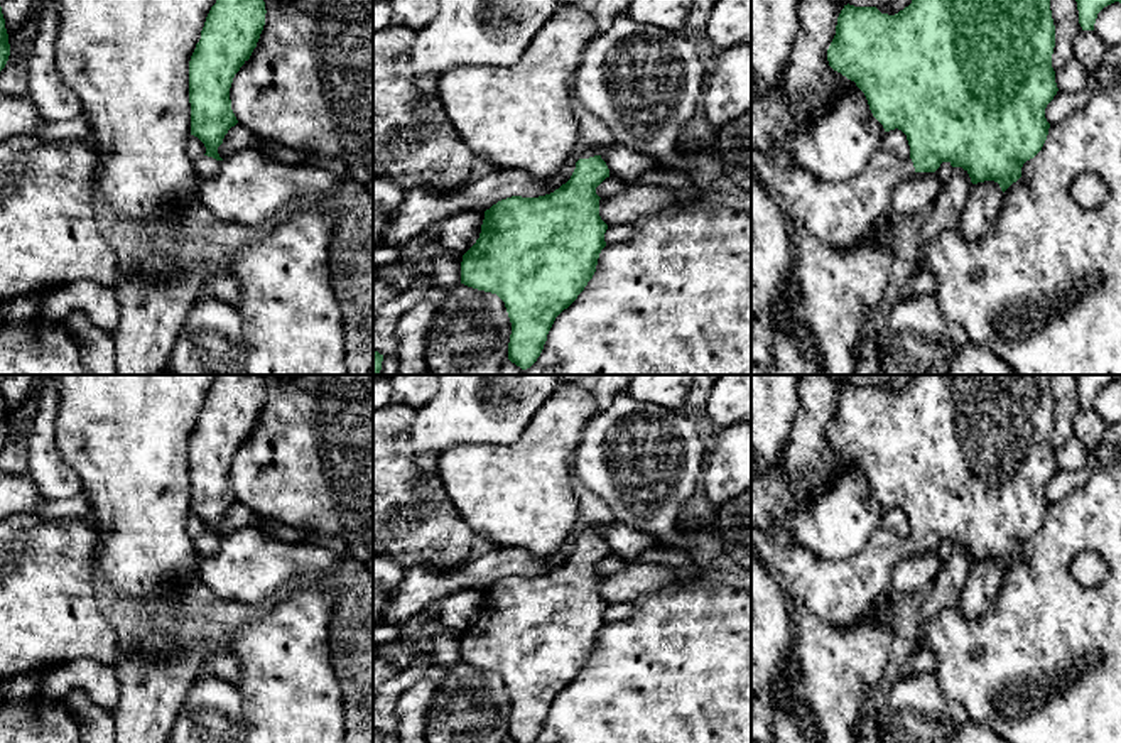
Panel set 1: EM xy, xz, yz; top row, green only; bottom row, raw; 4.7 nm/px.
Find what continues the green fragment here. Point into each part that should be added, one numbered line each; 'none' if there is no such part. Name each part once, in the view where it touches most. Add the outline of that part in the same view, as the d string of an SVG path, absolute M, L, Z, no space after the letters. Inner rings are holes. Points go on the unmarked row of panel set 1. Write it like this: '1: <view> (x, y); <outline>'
1: xz (593, 510); M571 459L569 471L572 476L572 488L579 503L579 515L576 522L576 535L589 537L598 534L594 527L598 523L608 523L613 520L609 507L594 495L589 488L586 488L576 476L576 459Z

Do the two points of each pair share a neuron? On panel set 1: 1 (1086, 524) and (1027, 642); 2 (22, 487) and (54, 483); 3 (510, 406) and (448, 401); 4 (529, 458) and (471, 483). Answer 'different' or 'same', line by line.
1: same
2: different
3: same
4: same

